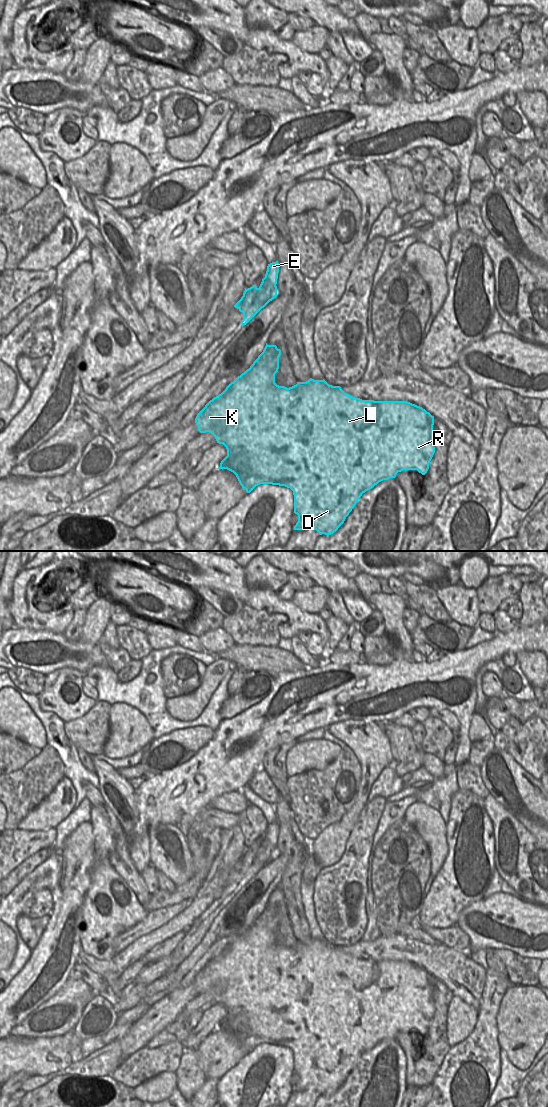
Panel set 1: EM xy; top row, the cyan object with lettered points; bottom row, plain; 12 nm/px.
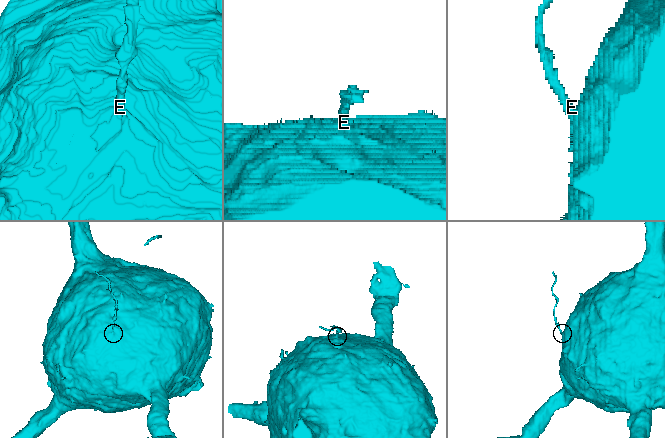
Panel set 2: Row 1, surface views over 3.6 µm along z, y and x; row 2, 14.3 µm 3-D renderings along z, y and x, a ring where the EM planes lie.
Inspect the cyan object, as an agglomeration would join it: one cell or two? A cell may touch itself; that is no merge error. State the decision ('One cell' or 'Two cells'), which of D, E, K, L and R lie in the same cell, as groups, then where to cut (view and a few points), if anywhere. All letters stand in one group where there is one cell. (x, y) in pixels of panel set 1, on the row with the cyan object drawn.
Two cells. Groups: D K L R / E. Split along xy (264, 277), (267, 284), (275, 286)

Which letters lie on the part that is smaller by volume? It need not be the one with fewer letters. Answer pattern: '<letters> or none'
E

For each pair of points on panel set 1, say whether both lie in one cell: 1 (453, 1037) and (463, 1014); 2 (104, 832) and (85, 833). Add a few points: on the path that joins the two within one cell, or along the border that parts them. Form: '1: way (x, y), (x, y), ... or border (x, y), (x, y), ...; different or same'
1: way (457, 1031), (461, 1020); same
2: border (89, 821), (92, 826), (93, 857); different

